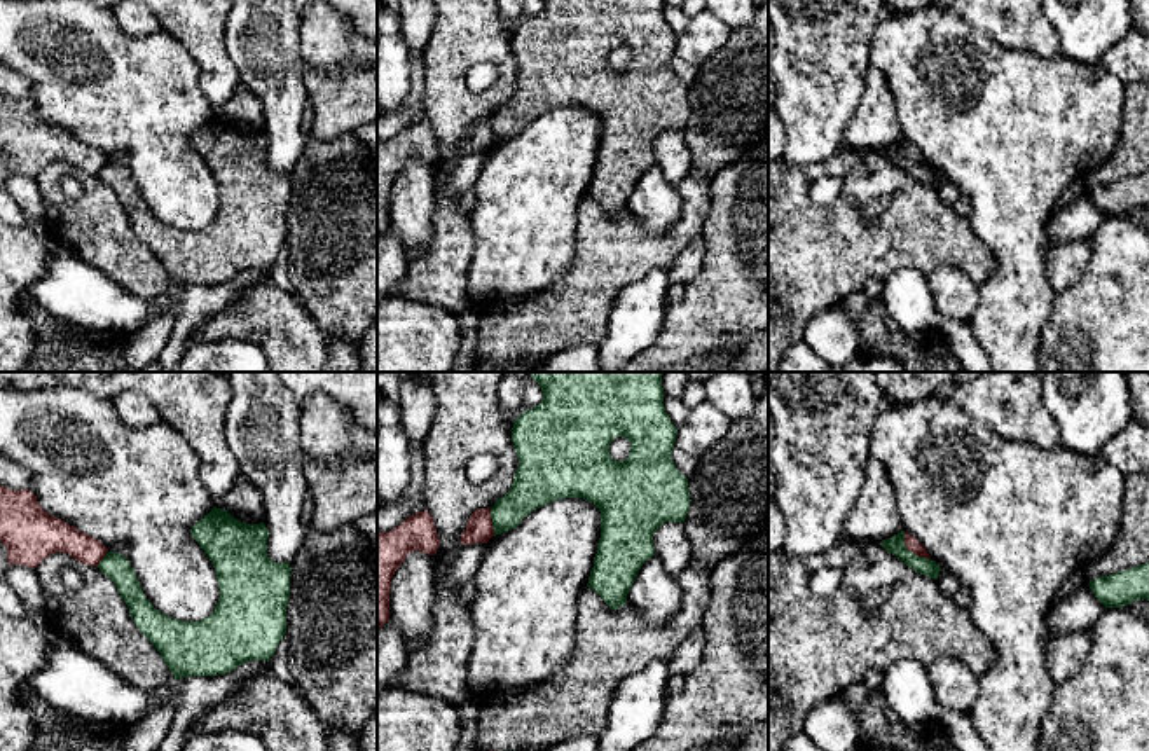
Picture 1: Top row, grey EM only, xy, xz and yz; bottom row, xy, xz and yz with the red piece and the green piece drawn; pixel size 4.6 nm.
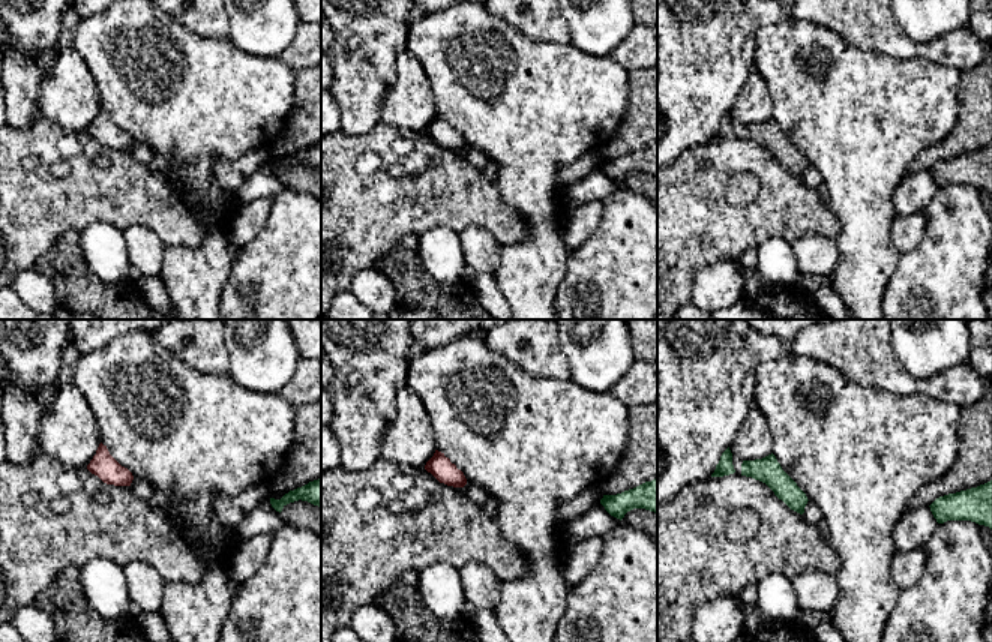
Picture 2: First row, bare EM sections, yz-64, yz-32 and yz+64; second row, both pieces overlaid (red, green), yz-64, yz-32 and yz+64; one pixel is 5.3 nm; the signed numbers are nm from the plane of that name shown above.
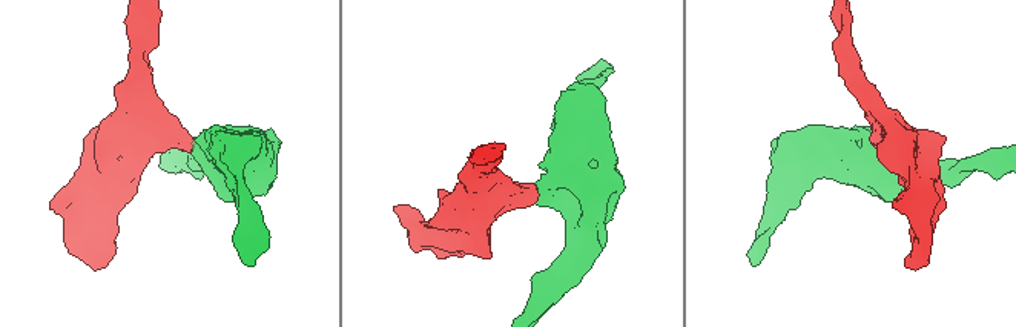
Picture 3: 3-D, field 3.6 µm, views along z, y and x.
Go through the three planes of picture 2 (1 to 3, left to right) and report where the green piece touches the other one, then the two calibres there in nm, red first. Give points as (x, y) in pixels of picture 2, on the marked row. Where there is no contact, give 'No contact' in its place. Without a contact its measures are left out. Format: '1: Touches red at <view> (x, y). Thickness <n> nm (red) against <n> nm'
1: No contact
2: No contact
3: No contact

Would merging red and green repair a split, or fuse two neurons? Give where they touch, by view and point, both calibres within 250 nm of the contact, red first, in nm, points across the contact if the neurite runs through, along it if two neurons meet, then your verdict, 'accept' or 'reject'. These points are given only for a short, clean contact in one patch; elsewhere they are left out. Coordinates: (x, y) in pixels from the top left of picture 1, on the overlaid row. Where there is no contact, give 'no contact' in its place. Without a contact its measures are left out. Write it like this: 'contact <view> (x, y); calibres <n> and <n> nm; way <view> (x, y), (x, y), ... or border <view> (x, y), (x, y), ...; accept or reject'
contact yz (910, 551); calibres 70 and 90 nm; border yz (903, 531), (907, 547), (929, 559); reject

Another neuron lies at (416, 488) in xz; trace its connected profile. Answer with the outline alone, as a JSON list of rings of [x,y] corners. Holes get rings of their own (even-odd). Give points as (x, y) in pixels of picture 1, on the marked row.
[[[410,442],[410,484],[407,493],[410,494],[410,513],[424,512],[426,498],[424,498],[424,454],[419,442]]]

